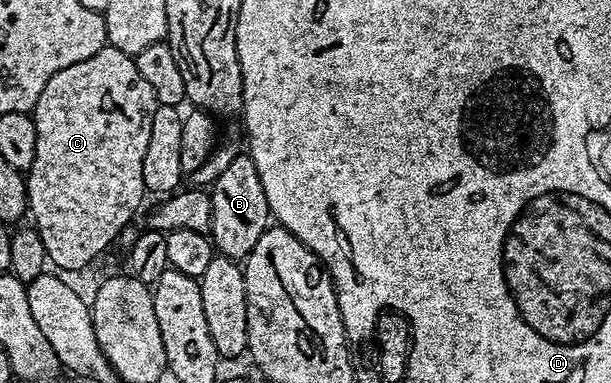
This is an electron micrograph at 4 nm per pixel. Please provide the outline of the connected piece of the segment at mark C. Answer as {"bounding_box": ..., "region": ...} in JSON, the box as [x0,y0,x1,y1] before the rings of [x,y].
{"bounding_box":[25,47,157,273],"region":[[[113,47],[102,48],[93,54],[93,58],[85,58],[85,62],[77,62],[77,66],[65,66],[41,90],[41,98],[37,98],[33,109],[33,119],[37,130],[37,154],[33,158],[31,167],[26,169],[25,179],[27,182],[27,207],[30,219],[33,221],[34,228],[41,234],[41,242],[45,242],[48,261],[55,264],[64,273],[79,272],[86,264],[91,264],[115,239],[119,236],[119,231],[130,222],[135,216],[135,211],[139,208],[139,203],[145,197],[143,186],[143,175],[141,166],[145,162],[145,146],[149,146],[149,126],[153,122],[153,114],[157,107],[157,101],[153,94],[153,86],[141,78],[141,70],[137,70],[134,59],[126,56],[121,50]]]}

